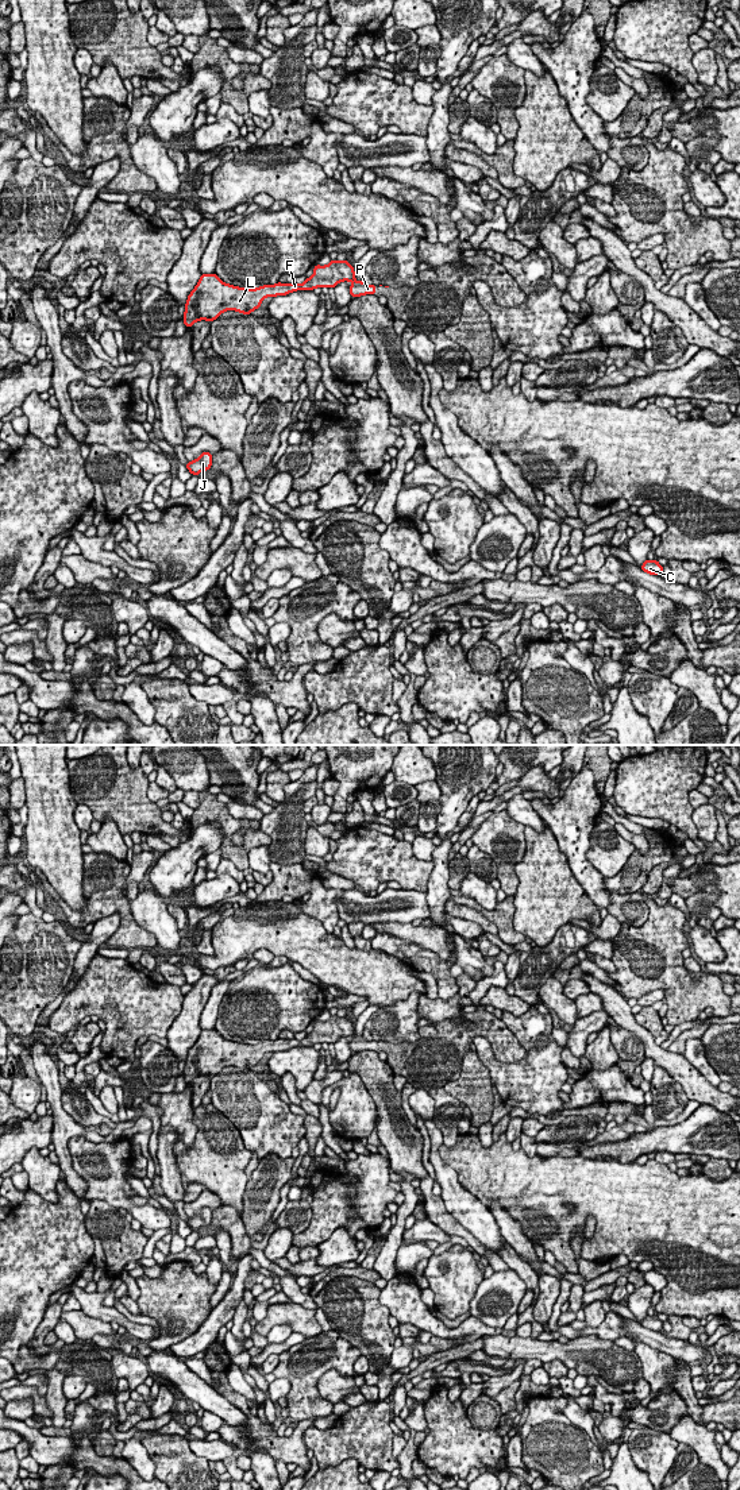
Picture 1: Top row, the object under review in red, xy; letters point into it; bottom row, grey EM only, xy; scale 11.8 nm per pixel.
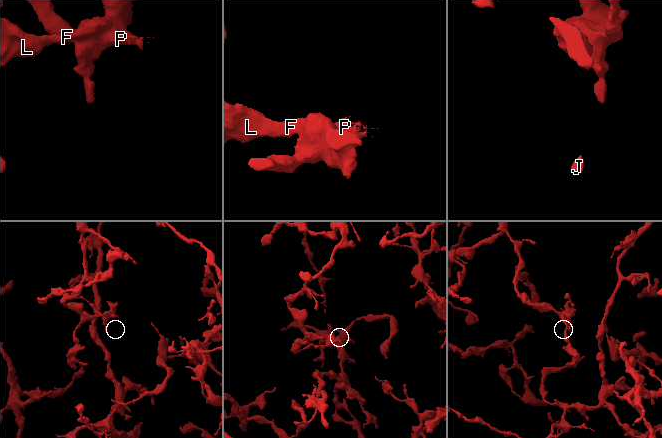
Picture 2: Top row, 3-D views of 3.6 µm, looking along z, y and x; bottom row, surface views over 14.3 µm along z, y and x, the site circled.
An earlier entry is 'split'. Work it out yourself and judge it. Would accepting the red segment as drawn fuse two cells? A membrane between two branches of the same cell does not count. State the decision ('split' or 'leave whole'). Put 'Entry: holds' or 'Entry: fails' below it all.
leave whole
Entry: fails

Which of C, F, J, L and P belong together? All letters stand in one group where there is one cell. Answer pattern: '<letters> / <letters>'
C F J L P

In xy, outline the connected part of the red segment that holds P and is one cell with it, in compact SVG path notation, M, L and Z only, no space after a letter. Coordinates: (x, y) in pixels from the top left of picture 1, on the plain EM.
M331 1016L327 1022L315 1020L313 1031L298 1039L265 1041L257 1045L244 1045L224 1039L216 1030L201 1030L199 1039L188 1051L184 1069L186 1084L196 1077L212 1078L226 1066L250 1070L261 1062L266 1053L285 1051L296 1046L313 1046L316 1043L335 1043L342 1037L351 1037L350 1050L359 1053L375 1051L375 1041L355 1037L354 1023L348 1016Z

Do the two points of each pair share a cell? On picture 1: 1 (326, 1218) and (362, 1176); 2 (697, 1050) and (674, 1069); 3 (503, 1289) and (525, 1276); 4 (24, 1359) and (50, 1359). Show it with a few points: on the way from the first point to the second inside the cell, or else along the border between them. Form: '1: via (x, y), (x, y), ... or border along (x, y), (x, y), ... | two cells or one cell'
1: via (339, 1209), (353, 1203), (362, 1193), (362, 1189) | one cell
2: border along (682, 1054), (709, 1081) | two cells
3: border along (511, 1267), (527, 1289) | two cells
4: via (31, 1362), (43, 1362) | one cell

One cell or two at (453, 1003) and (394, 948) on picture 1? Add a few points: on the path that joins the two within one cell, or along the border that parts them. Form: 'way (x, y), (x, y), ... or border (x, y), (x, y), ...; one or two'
border (457, 992), (446, 999), (438, 998); two

